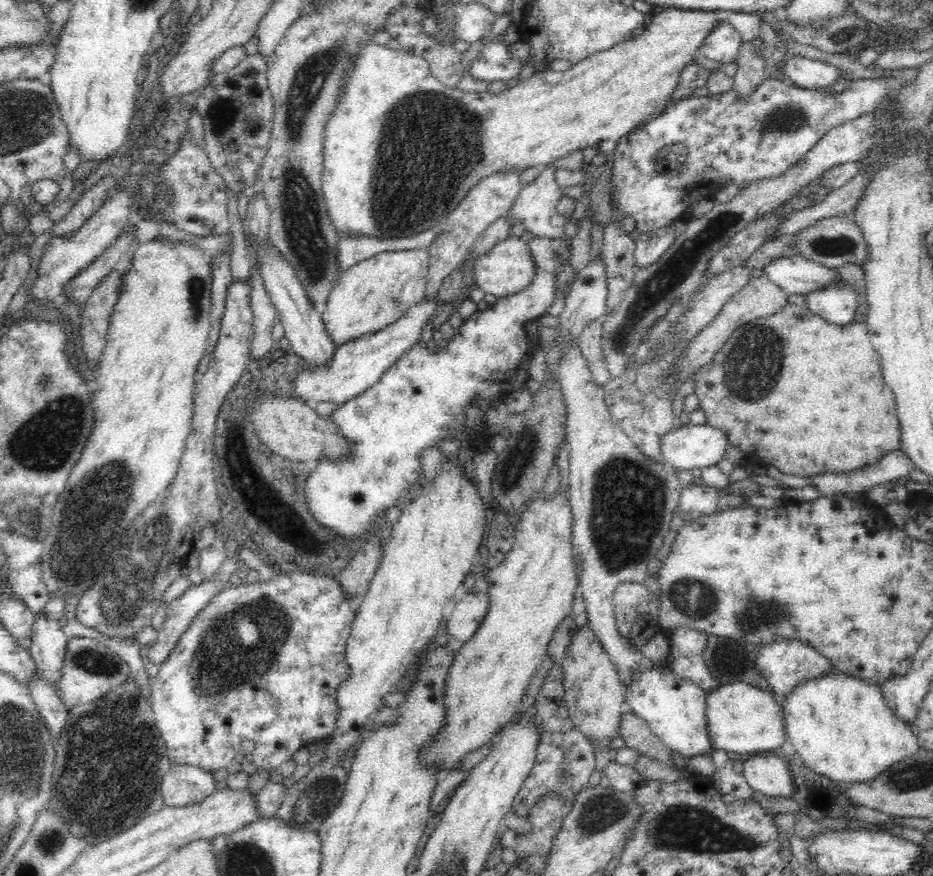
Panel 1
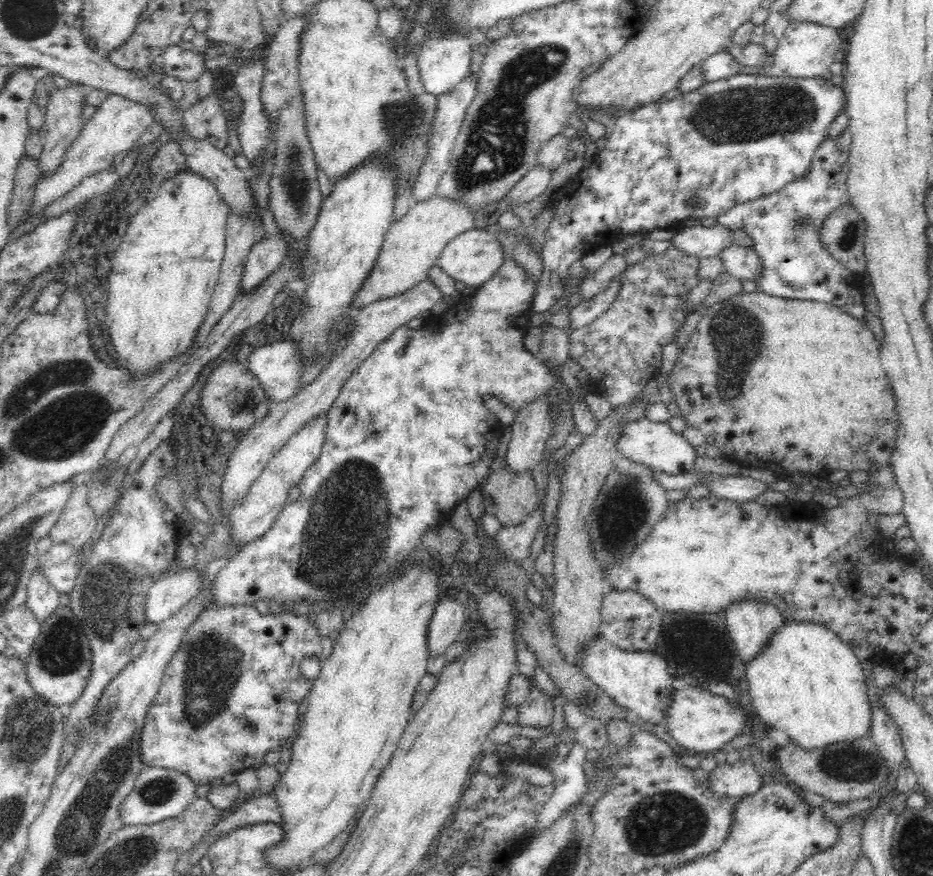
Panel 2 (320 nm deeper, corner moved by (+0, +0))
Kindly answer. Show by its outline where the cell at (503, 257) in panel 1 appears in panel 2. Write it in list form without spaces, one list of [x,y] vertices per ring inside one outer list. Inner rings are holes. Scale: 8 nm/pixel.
[[[474,228],[449,240],[448,244],[442,248],[442,252],[438,254],[436,264],[452,279],[463,282],[467,291],[470,292],[479,288],[486,280],[490,280],[504,261],[504,251],[497,234]]]

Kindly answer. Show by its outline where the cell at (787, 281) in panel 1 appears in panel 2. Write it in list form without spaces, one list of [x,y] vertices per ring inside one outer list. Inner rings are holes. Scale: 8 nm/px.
[[[730,244],[718,254],[718,259],[722,261],[724,270],[734,278],[754,281],[762,272],[760,257],[752,247]]]

